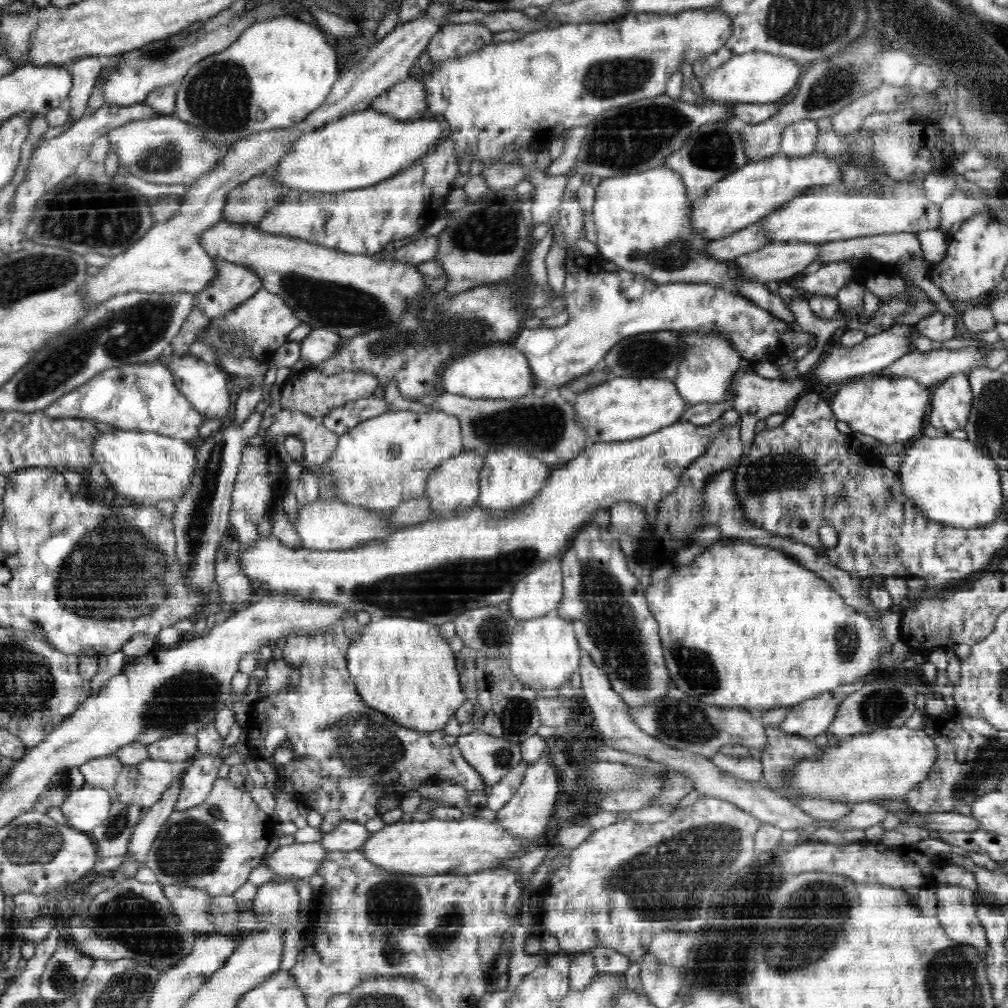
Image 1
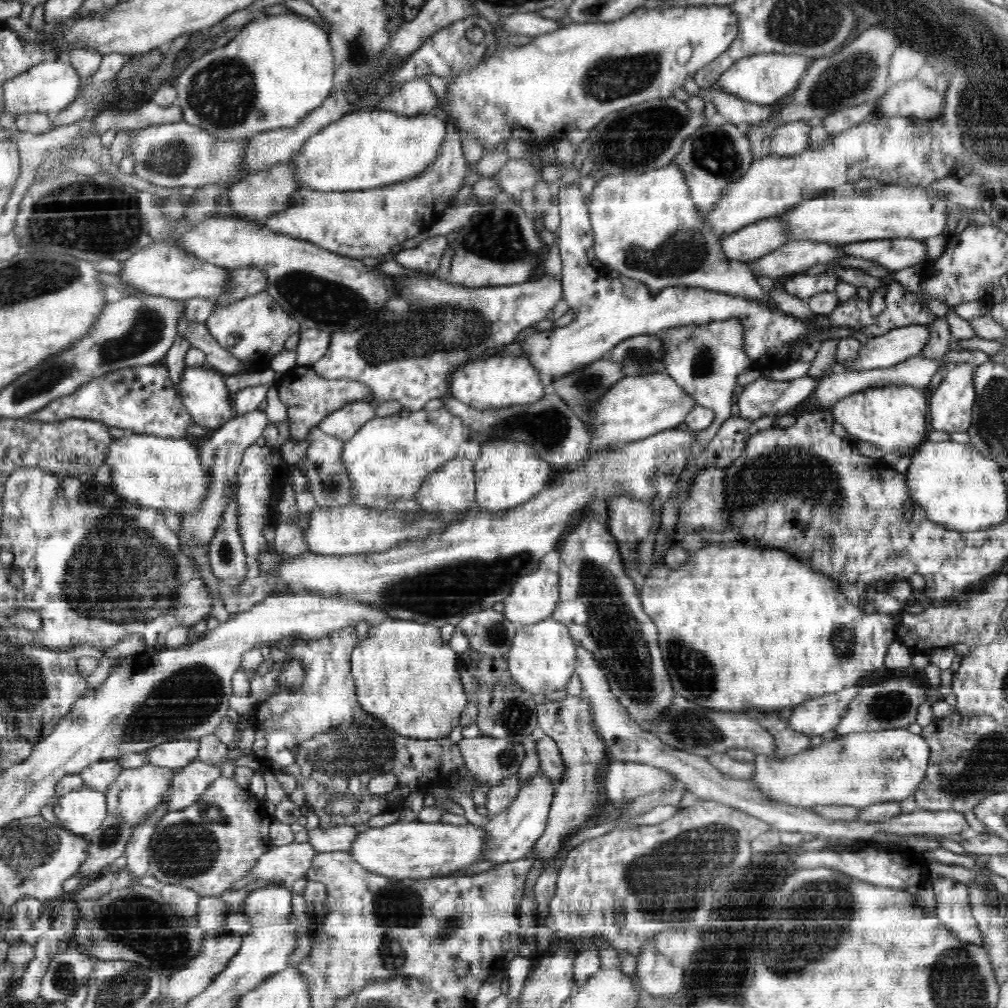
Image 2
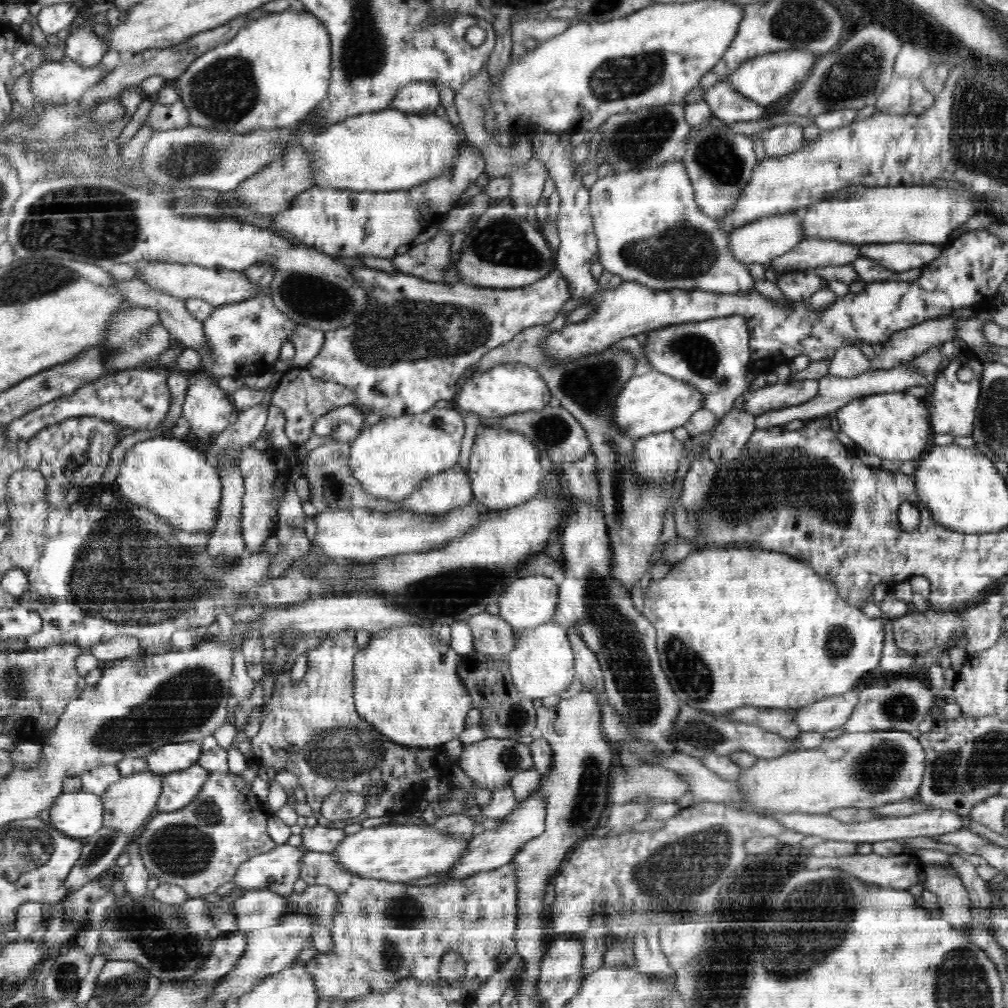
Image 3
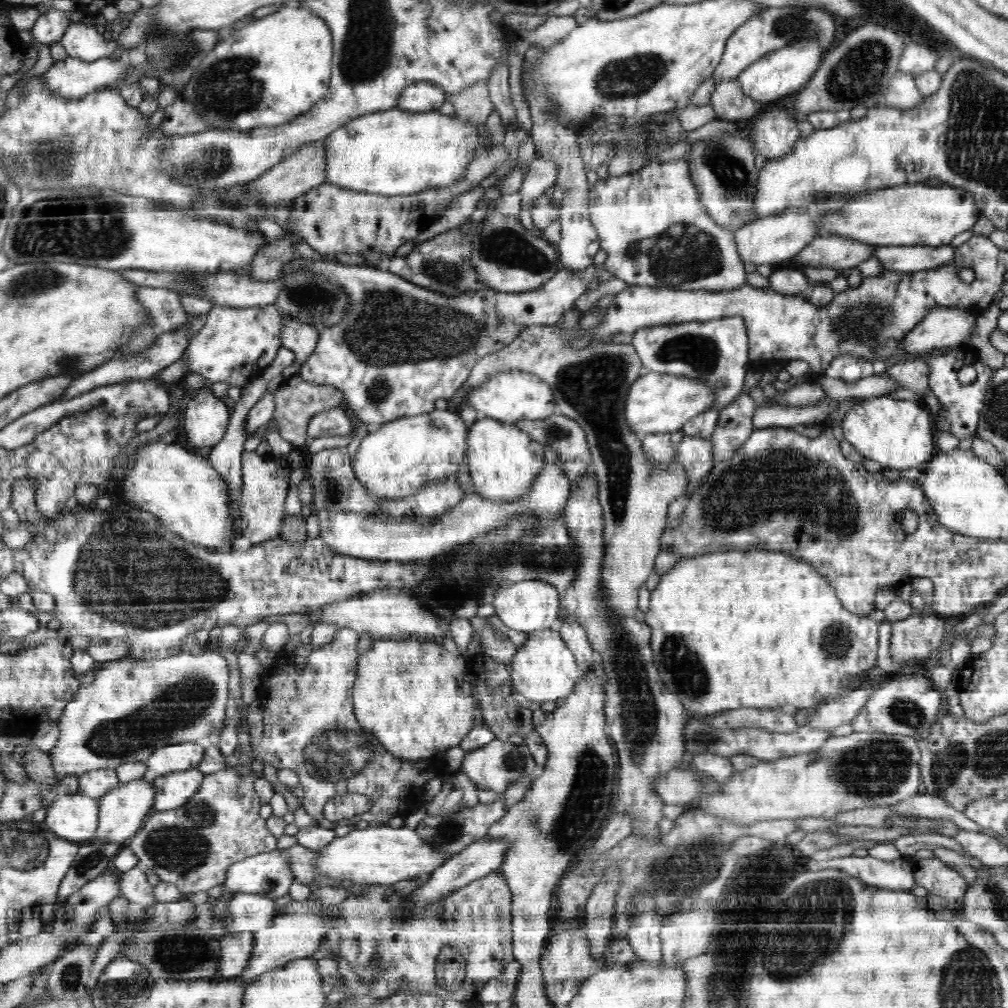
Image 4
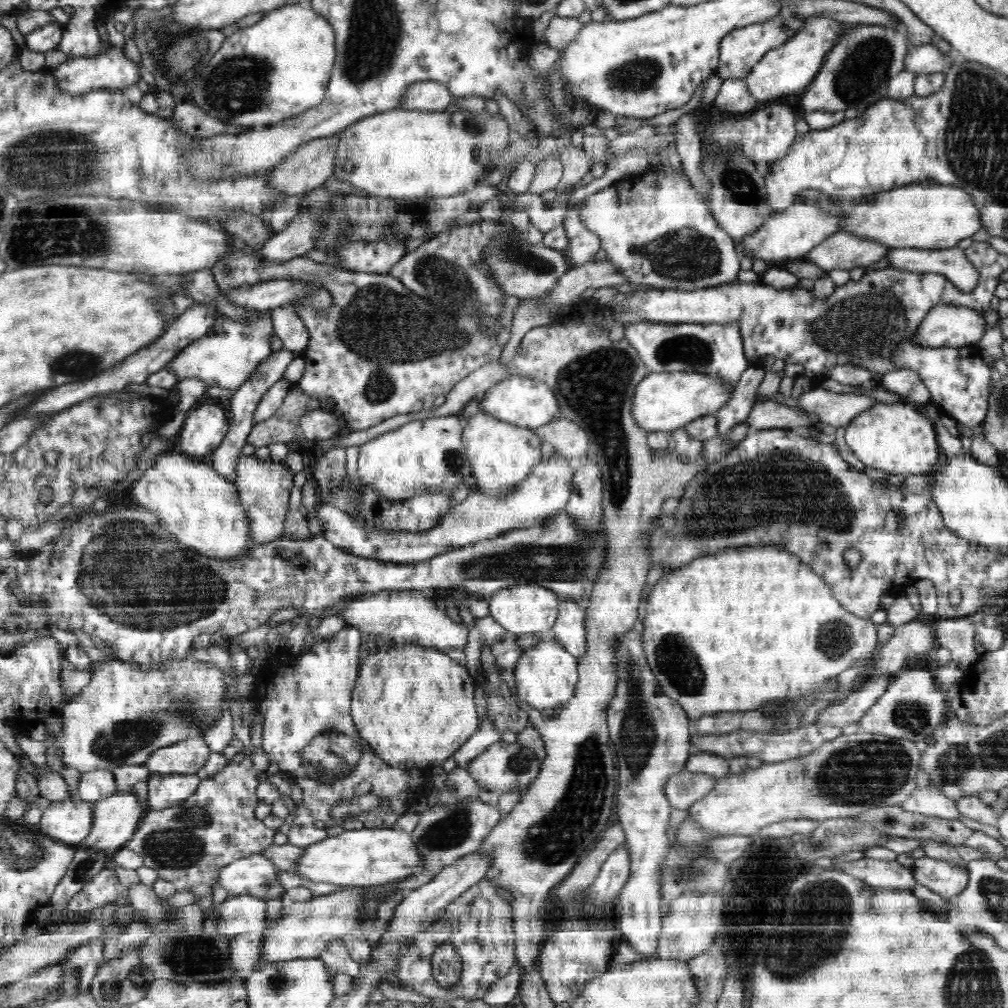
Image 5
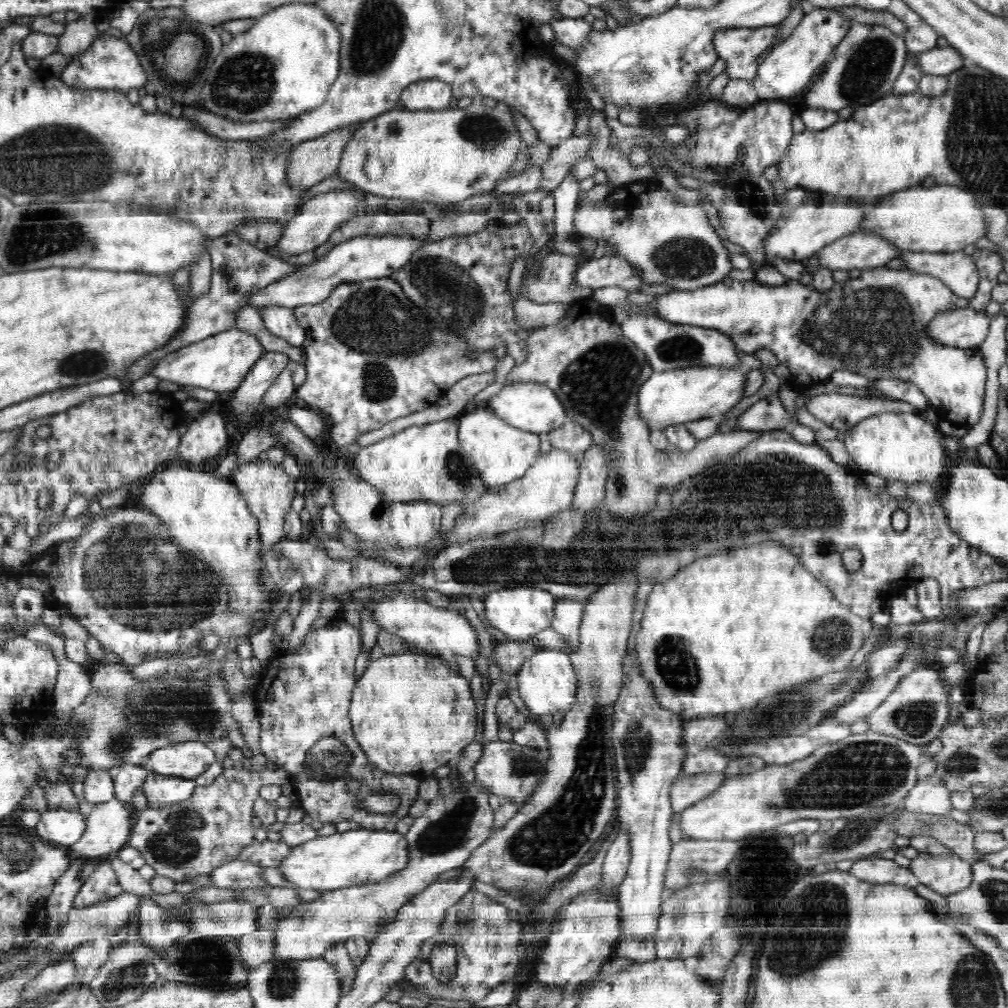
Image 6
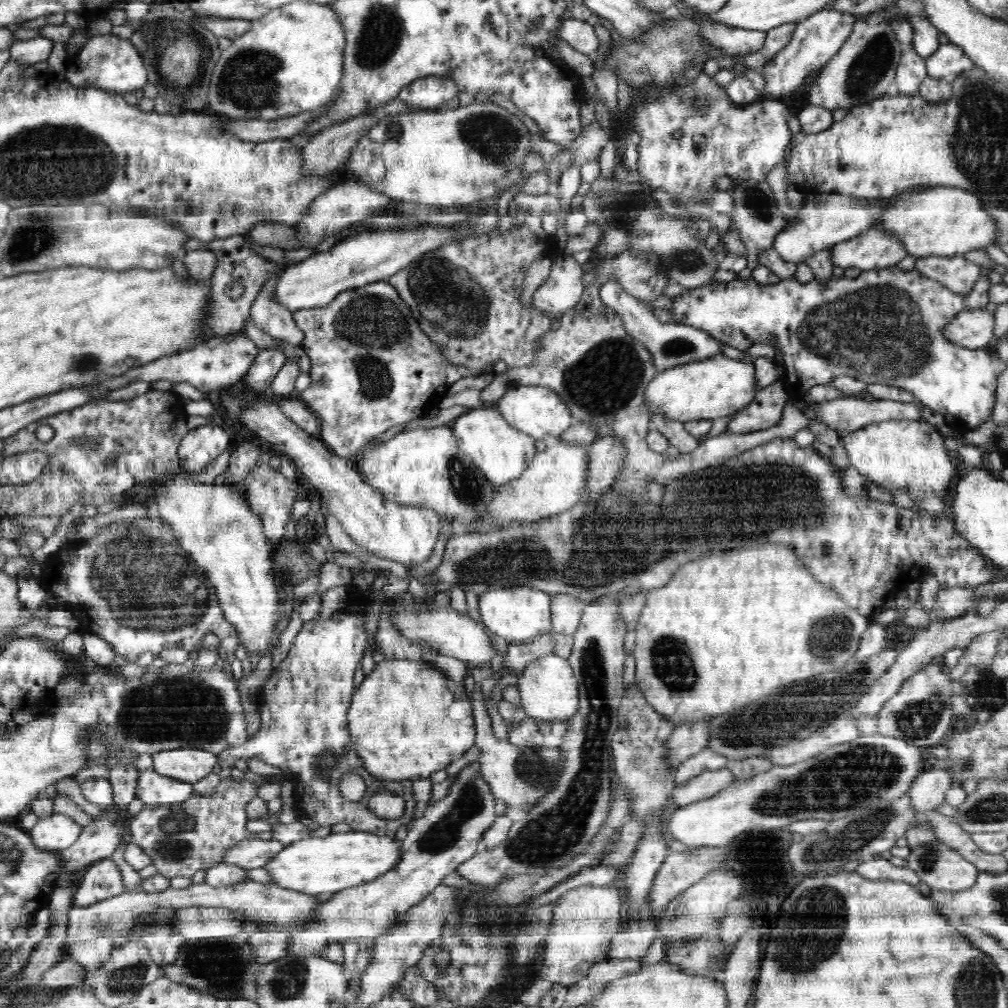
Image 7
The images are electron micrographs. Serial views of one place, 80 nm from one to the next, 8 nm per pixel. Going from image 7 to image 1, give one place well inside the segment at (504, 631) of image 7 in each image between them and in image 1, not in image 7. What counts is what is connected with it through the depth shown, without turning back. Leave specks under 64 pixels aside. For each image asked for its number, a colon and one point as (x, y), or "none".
1: (540, 592)
2: (534, 597)
3: (532, 601)
4: (530, 605)
5: (524, 609)
6: (519, 613)

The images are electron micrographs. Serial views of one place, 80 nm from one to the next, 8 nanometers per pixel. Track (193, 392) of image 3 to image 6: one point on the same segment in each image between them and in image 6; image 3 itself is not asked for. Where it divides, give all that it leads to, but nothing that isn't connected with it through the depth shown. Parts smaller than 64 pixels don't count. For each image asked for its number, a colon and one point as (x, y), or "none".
4: (205, 421)
5: (206, 426)
6: (207, 438)

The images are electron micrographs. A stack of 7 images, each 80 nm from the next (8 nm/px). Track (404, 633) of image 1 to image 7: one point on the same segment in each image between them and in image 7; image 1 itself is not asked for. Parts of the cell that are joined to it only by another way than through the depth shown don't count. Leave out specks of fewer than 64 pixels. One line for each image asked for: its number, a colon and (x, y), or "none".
2: (405, 675)
3: (407, 686)
4: (412, 695)
5: (414, 707)
6: (410, 714)
7: (407, 720)

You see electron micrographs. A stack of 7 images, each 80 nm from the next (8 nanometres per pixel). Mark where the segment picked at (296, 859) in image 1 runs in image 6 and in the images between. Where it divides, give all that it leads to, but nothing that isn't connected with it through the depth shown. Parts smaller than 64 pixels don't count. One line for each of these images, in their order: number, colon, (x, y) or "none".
2: (281, 865)
3: (277, 870)
4: (268, 873)
5: (255, 875)
6: (236, 874)

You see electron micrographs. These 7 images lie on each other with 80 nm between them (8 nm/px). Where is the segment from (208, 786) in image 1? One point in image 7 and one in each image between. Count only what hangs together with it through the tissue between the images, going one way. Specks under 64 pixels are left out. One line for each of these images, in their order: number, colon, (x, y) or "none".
2: (188, 784)
3: (179, 788)
4: (173, 790)
5: (164, 791)
6: (160, 791)
7: (154, 790)

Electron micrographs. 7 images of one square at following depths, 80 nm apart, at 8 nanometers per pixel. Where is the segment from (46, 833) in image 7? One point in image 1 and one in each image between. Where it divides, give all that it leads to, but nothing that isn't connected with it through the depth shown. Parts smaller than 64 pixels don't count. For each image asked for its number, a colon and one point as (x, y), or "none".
1: (86, 807)
2: (82, 811)
3: (79, 813)
4: (74, 817)
5: (69, 821)
6: (62, 827)

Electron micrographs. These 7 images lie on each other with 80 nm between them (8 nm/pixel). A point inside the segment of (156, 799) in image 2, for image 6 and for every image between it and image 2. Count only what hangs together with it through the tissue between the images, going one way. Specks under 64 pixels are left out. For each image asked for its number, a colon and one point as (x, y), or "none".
3: (128, 804)
4: (122, 811)
5: (116, 818)
6: (108, 827)

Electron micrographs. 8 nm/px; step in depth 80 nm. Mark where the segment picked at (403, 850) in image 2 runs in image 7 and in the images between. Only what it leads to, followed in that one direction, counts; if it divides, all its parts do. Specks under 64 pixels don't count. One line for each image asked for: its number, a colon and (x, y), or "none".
3: (395, 852)
4: (379, 854)
5: (372, 856)
6: (358, 857)
7: (318, 865)

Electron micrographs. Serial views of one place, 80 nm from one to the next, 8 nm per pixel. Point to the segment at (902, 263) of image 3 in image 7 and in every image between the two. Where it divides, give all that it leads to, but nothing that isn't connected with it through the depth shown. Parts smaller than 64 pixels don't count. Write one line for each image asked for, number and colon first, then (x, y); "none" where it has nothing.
4: (904, 259)
5: (964, 273)
6: (961, 272)
7: (958, 274)

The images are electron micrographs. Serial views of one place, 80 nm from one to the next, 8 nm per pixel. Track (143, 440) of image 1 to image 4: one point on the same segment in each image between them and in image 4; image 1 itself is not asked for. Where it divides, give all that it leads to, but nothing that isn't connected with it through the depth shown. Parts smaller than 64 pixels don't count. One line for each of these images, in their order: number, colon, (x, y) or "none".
2: (166, 473)
3: (165, 475)
4: (185, 491)

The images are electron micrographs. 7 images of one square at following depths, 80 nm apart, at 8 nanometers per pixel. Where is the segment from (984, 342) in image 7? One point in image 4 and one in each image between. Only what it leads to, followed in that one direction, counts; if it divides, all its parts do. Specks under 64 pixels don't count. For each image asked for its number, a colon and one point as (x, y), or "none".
4: (942, 327)
5: (954, 327)
6: (963, 328)

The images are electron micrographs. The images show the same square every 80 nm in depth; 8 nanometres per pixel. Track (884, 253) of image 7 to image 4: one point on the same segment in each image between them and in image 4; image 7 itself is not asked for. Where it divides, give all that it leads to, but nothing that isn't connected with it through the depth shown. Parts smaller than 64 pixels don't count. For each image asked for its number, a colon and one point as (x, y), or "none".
4: (835, 252)
5: (843, 251)
6: (863, 251)

